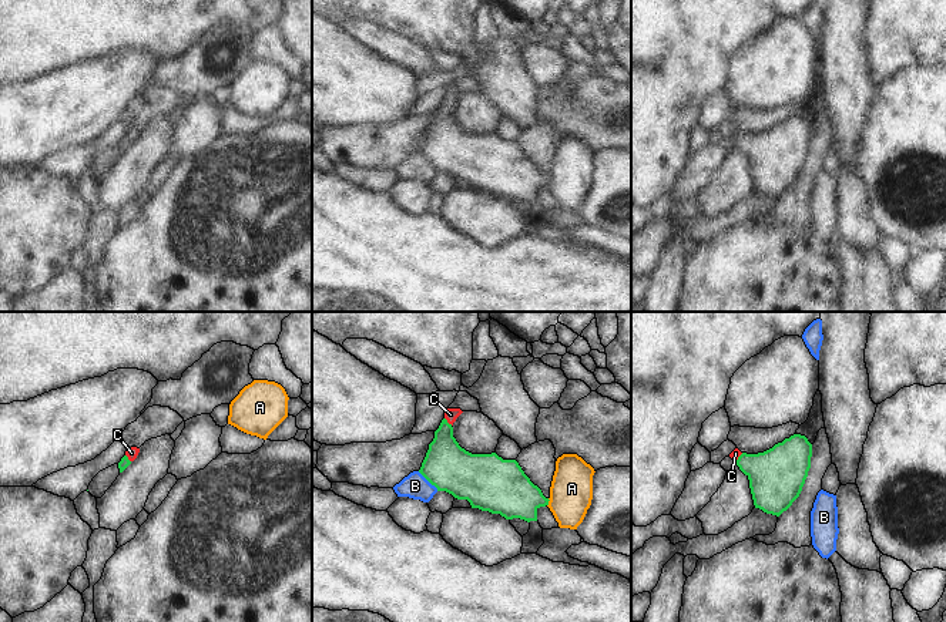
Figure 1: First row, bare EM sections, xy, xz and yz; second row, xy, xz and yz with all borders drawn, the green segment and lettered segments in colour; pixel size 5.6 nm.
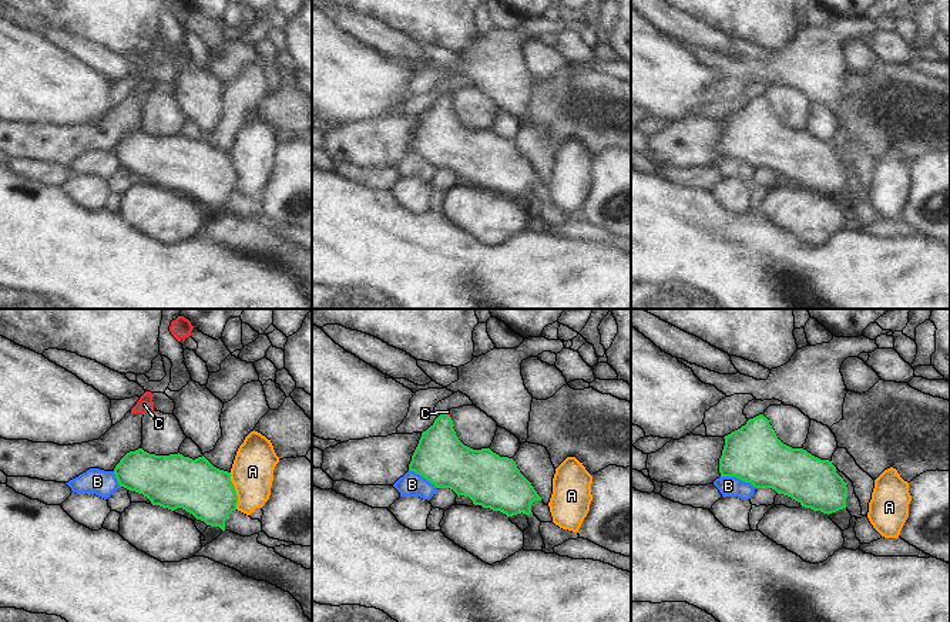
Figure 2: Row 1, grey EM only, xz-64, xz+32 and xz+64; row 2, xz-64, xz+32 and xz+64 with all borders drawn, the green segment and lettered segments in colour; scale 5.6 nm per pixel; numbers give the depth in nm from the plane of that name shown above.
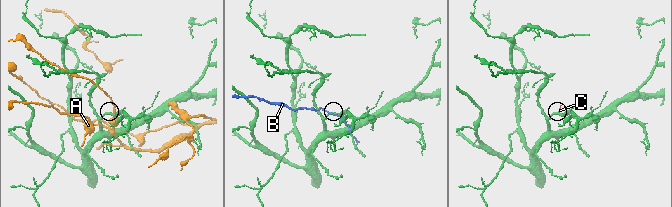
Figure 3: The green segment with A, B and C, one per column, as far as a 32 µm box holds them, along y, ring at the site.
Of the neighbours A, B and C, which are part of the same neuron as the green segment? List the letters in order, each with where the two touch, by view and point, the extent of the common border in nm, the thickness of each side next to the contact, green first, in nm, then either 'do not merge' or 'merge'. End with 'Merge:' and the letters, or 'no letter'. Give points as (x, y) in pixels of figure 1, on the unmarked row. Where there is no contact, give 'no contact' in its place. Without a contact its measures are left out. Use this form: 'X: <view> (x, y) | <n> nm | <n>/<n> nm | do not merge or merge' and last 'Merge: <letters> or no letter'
A: xz (547, 184) | 50 nm | 280/240 nm | do not merge
B: xz (428, 161) | 160 nm | 260/150 nm | do not merge
C: xz (446, 103) | 60 nm | 260/80 nm | merge
Merge: C

